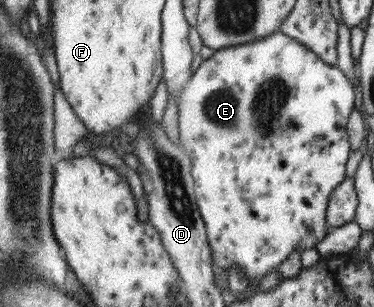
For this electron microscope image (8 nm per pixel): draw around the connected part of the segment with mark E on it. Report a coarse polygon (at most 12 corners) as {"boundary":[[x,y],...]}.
{"boundary":[[277,31],[176,101],[224,280],[330,228],[353,85]]}

